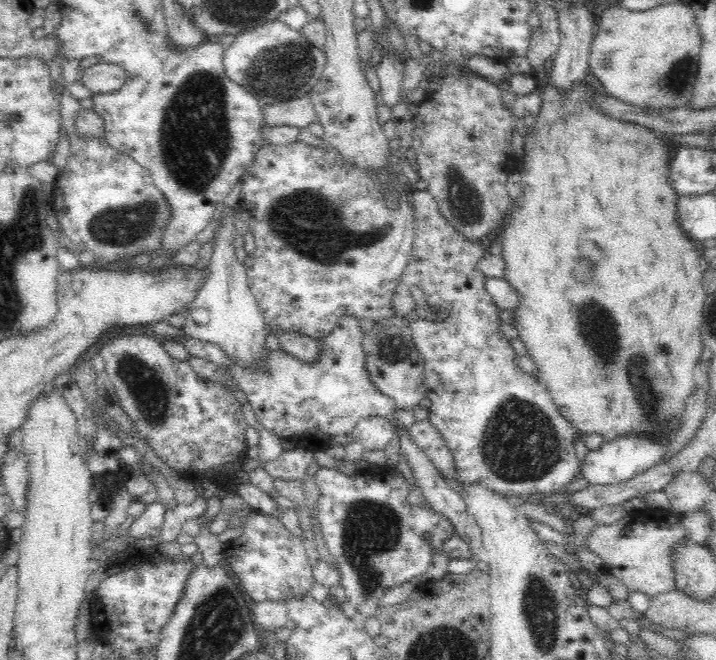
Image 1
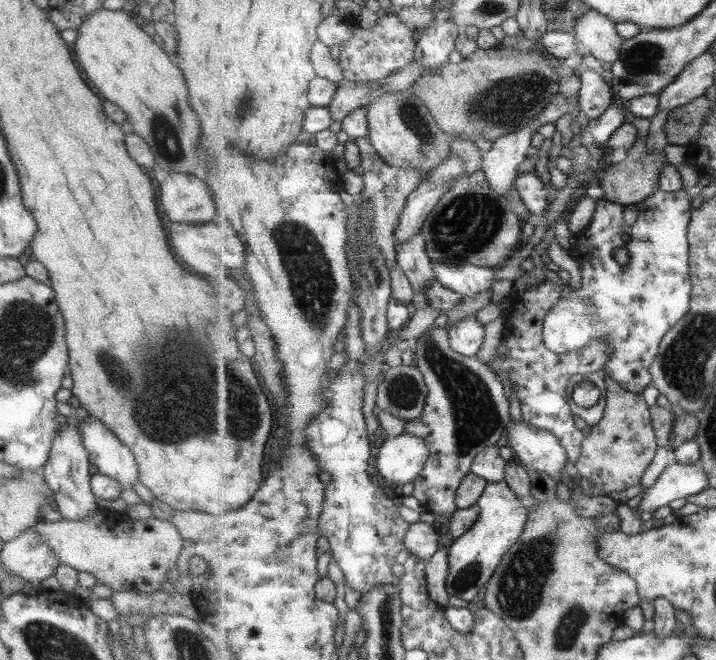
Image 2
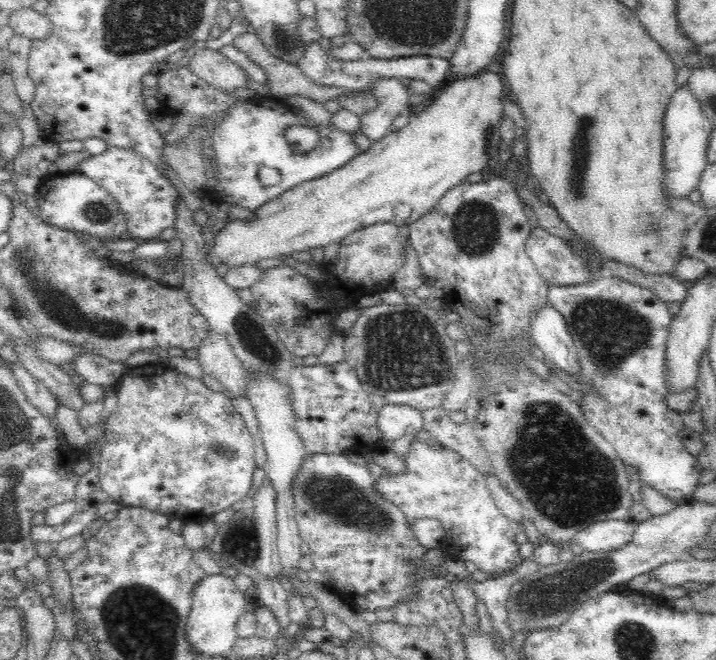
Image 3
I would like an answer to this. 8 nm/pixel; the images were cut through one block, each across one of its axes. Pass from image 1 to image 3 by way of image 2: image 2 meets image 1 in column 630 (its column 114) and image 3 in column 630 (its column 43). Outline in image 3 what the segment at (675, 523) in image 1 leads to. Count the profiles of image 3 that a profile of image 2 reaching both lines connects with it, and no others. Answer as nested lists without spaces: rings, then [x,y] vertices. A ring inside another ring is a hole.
[[[628,519],[594,522],[590,526],[581,528],[574,535],[573,542],[588,552],[614,552],[630,544],[636,526],[636,523]]]

